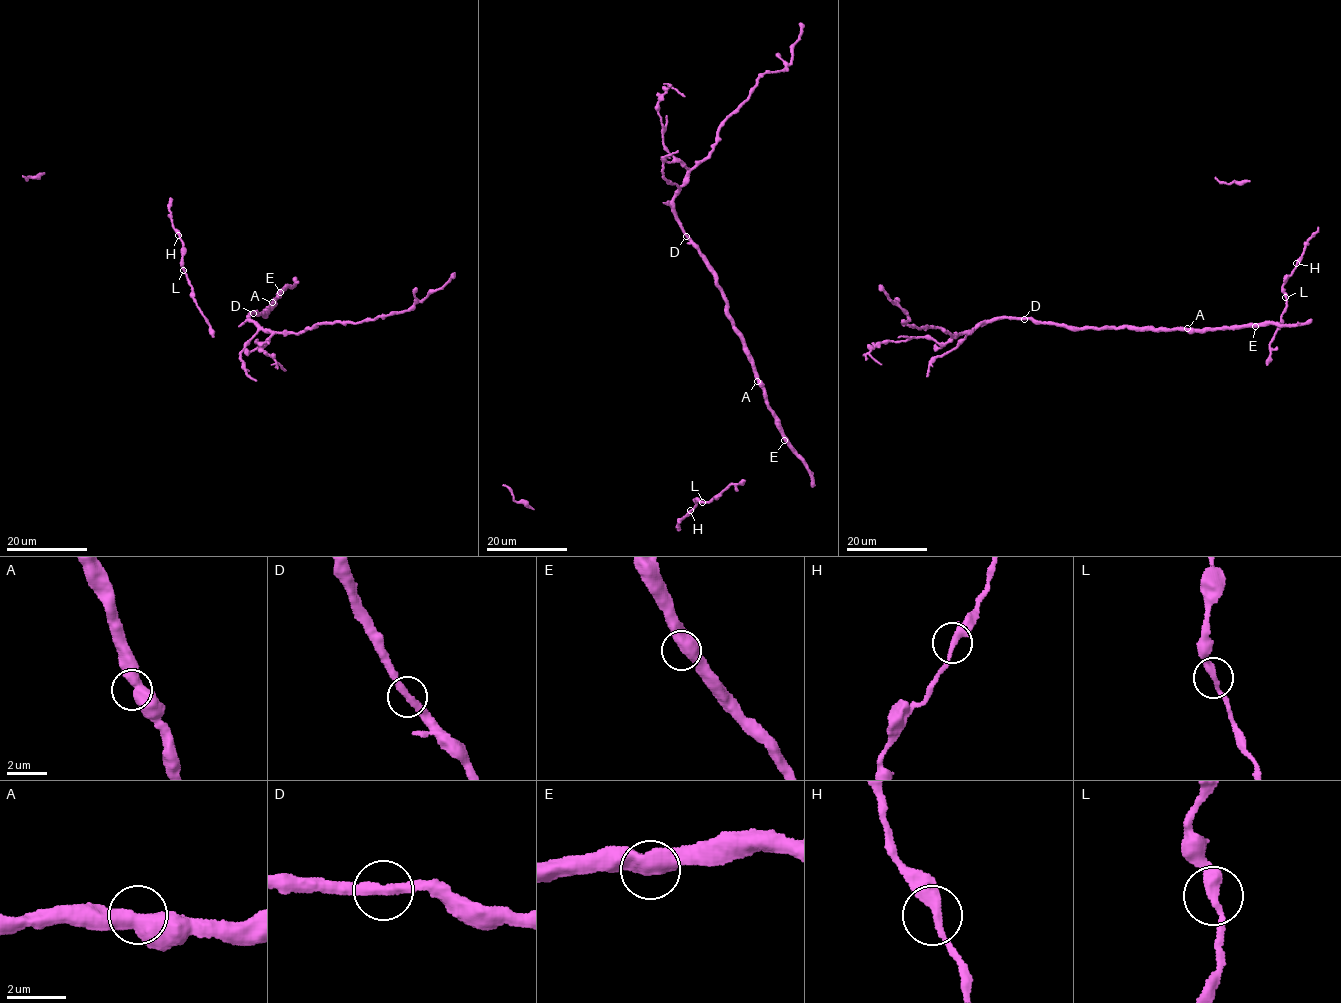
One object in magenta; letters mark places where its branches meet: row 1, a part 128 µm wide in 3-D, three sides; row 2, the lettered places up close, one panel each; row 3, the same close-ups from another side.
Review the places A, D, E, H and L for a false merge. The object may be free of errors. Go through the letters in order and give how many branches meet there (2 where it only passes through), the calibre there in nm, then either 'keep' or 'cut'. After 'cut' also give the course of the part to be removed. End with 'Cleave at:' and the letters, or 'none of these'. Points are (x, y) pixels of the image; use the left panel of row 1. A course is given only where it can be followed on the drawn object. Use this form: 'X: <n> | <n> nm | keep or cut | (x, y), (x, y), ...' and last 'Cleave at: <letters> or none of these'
A: 2 | 550 nm | keep
D: 2 | 340 nm | keep
E: 2 | 550 nm | keep
H: 2 | 360 nm | keep
L: 2 | 320 nm | keep
Cleave at: none of these

